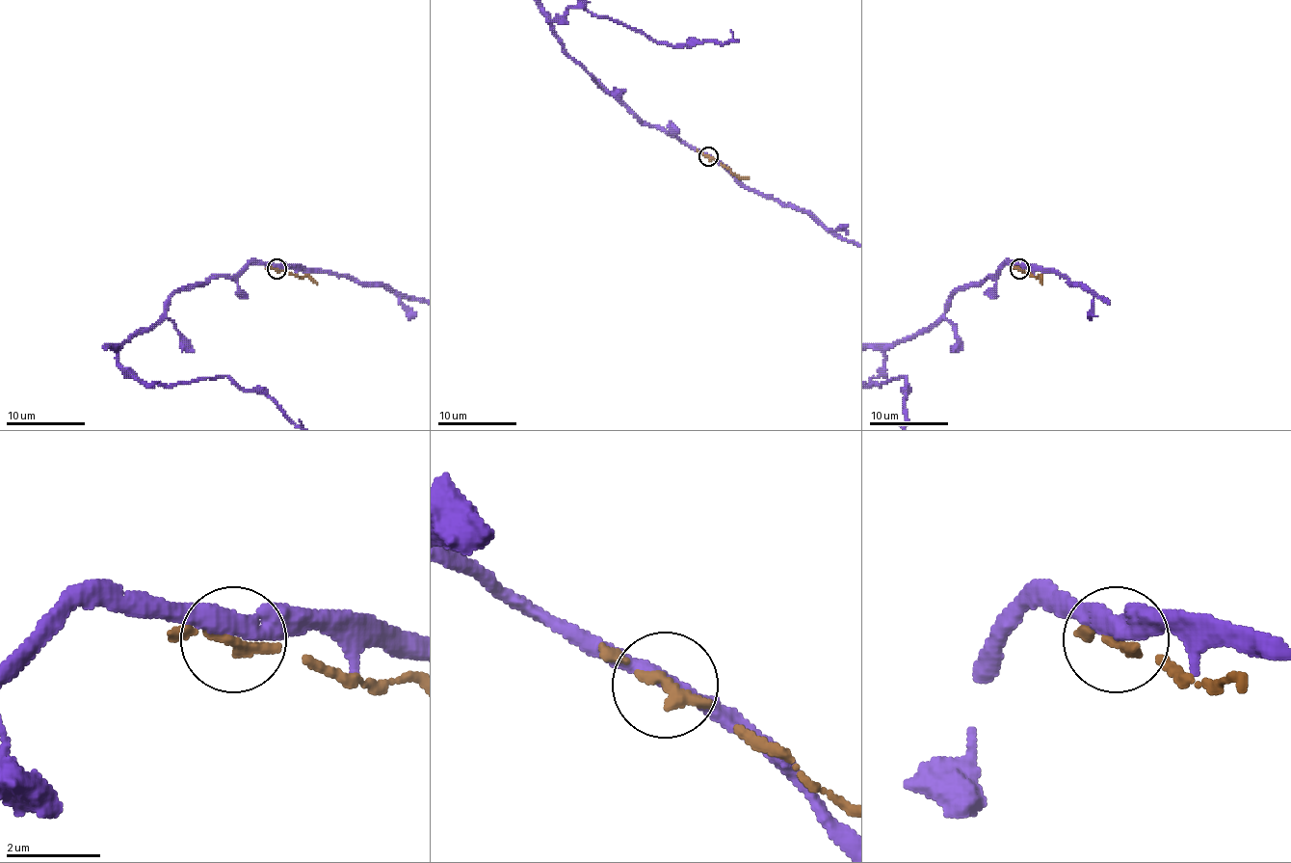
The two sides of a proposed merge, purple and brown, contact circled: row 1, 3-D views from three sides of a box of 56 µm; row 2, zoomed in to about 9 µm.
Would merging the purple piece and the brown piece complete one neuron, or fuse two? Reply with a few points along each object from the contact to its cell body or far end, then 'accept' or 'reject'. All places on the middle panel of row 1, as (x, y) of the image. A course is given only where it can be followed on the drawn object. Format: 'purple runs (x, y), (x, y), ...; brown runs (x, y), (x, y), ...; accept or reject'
brown runs (709, 157), (749, 178); reject

